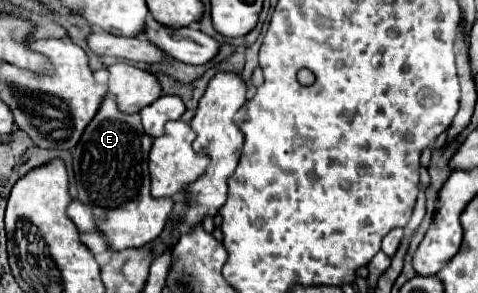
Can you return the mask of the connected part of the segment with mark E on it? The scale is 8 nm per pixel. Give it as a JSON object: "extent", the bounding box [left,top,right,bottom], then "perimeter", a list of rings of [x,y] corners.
{"extent":[73,94,173,250],"perimeter":[[[107,94],[99,112],[73,148],[73,172],[79,190],[77,198],[93,210],[99,230],[113,250],[143,246],[155,240],[173,212],[173,198],[151,196],[147,168],[151,142],[151,136],[147,136],[141,126],[141,116],[121,112],[115,96]]]}

